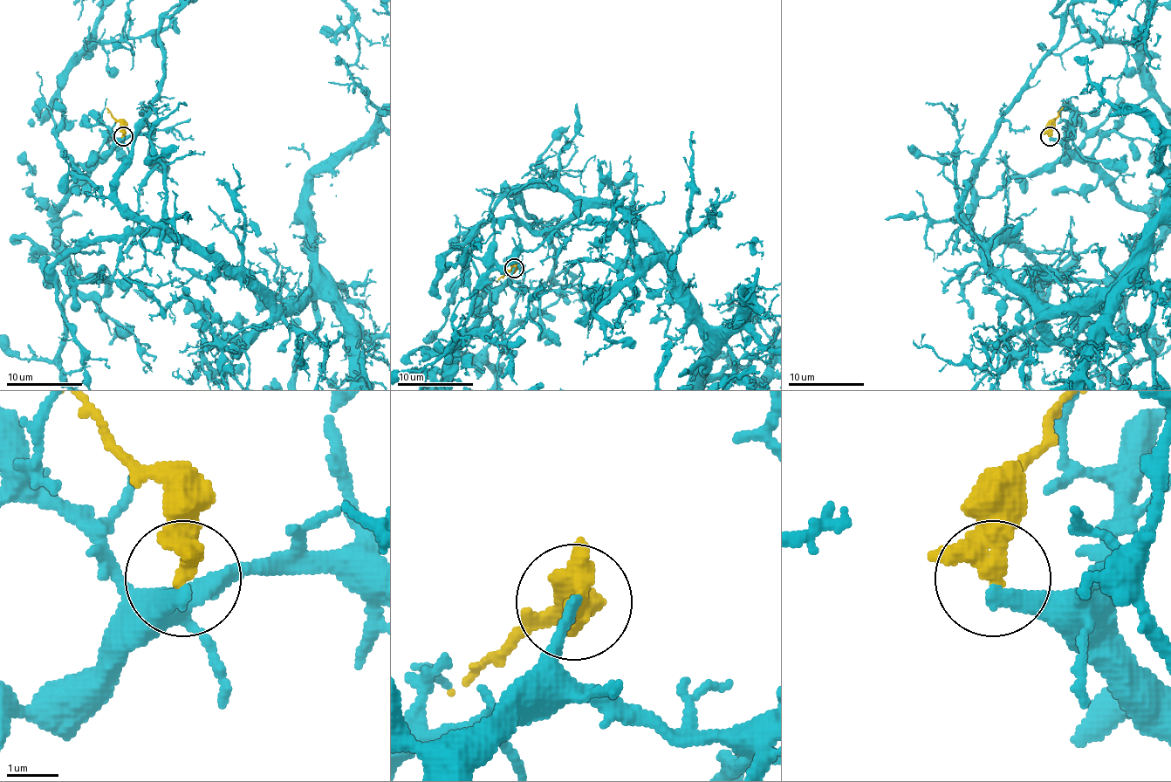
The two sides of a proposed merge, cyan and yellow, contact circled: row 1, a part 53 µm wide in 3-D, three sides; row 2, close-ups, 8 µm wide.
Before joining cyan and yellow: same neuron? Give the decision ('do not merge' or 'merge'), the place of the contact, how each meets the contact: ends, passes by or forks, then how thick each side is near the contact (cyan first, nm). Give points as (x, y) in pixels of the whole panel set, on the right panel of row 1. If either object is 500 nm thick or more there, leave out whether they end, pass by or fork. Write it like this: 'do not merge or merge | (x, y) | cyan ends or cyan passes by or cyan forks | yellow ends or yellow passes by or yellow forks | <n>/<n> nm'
do not merge | (1050, 136) | cyan ends | yellow passes by | 280/320 nm

